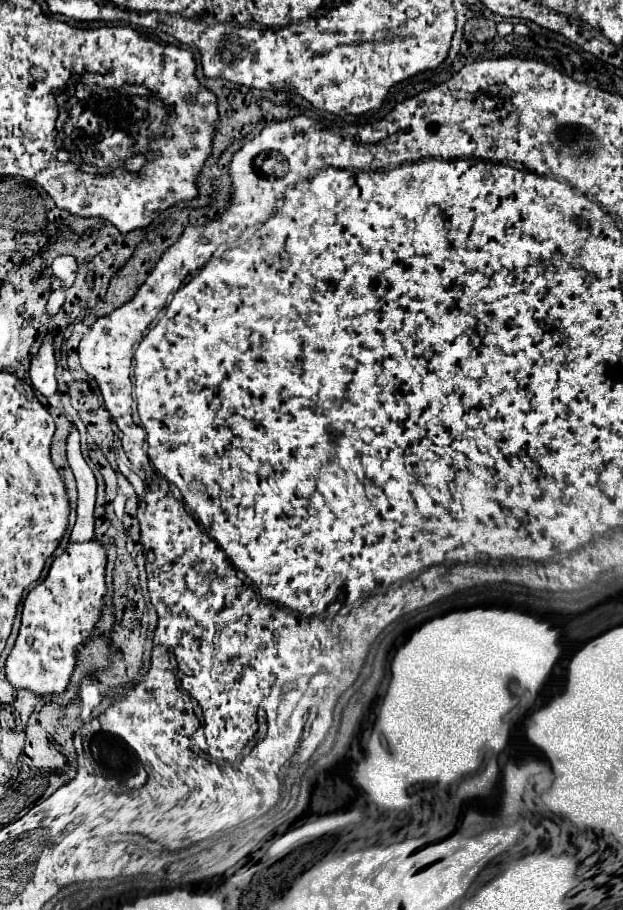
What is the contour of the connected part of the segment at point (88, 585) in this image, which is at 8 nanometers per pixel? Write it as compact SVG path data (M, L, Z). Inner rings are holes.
M97 541L69 543L65 553L53 561L49 569L49 577L27 595L27 599L23 601L21 631L5 665L7 679L15 689L29 689L39 695L49 695L49 693L59 695L65 691L75 665L73 649L91 635L91 629L101 615L103 595L105 595L105 563L107 563L105 549Z

